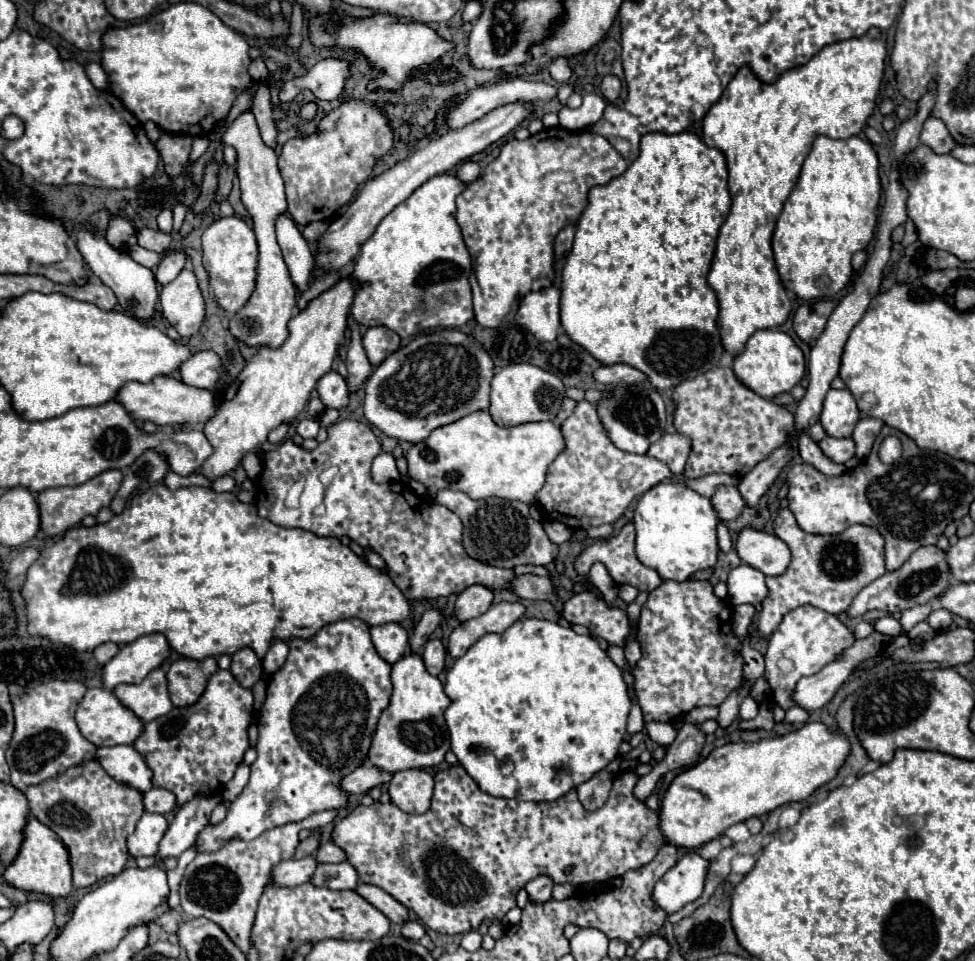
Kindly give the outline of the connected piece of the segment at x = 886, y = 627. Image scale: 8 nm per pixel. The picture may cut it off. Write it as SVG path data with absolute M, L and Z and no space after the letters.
M886 616L886 618L880 618L874 622L874 630L888 636L888 638L896 638L898 634L902 634L902 624L896 618Z

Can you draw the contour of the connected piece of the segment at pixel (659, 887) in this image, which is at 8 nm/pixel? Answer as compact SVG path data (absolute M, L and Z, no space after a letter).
M690 852L682 856L654 886L652 902L662 908L668 916L694 902L704 888L708 860L700 854Z

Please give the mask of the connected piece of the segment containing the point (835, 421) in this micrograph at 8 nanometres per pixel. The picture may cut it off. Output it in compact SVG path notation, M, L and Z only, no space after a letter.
M830 390L824 400L824 408L820 414L820 424L828 436L834 438L850 438L852 430L860 418L854 396L842 390Z

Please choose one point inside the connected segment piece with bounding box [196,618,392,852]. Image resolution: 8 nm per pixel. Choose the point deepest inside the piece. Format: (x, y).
(322, 707)

